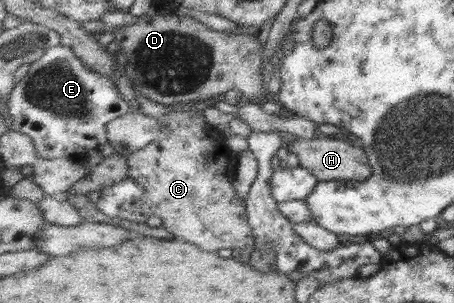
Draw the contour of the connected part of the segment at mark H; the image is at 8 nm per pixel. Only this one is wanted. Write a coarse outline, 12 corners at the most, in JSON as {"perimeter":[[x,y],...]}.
{"perimeter":[[297,138],[298,166],[320,181],[374,174],[364,146]]}

